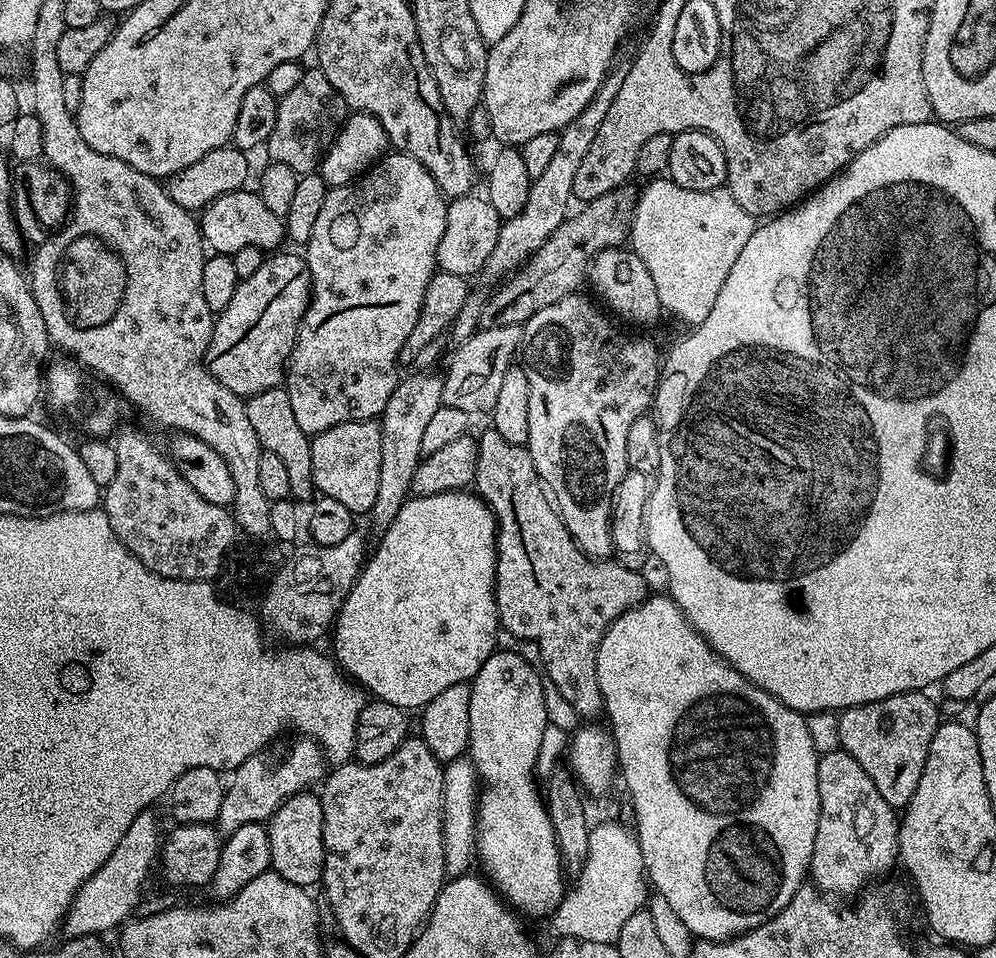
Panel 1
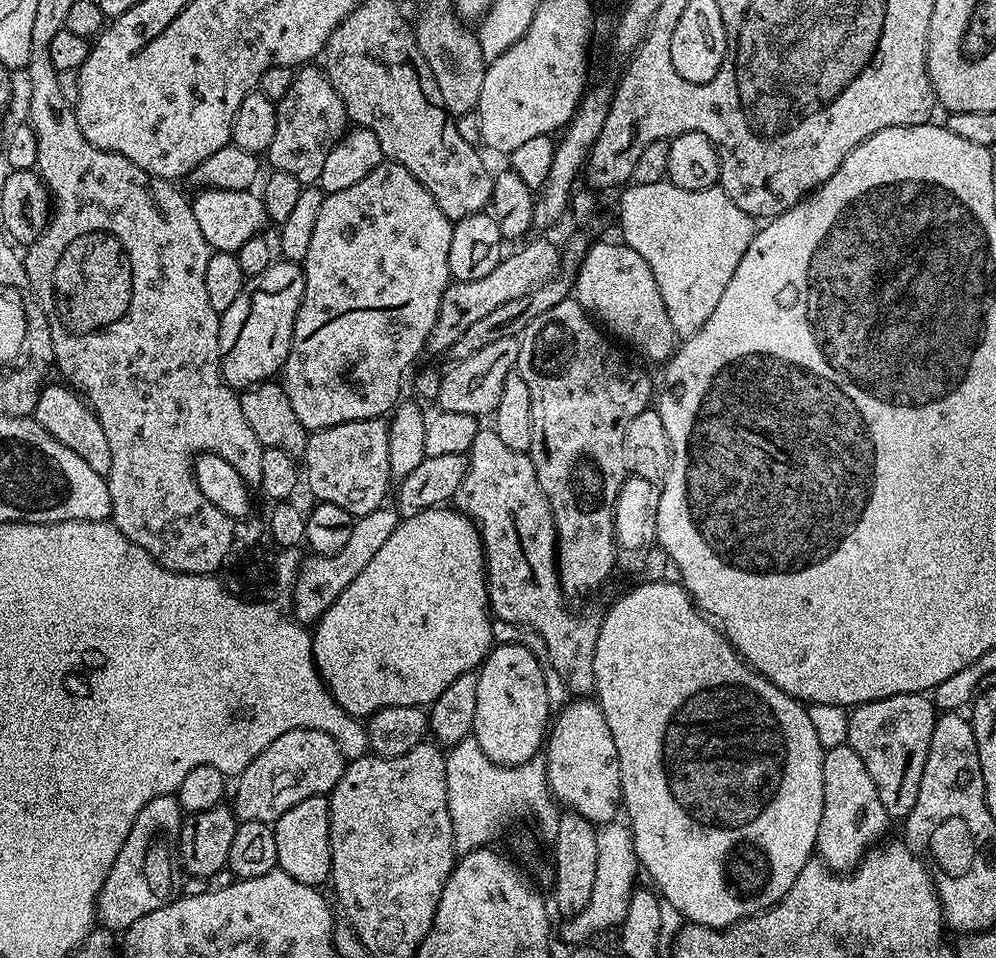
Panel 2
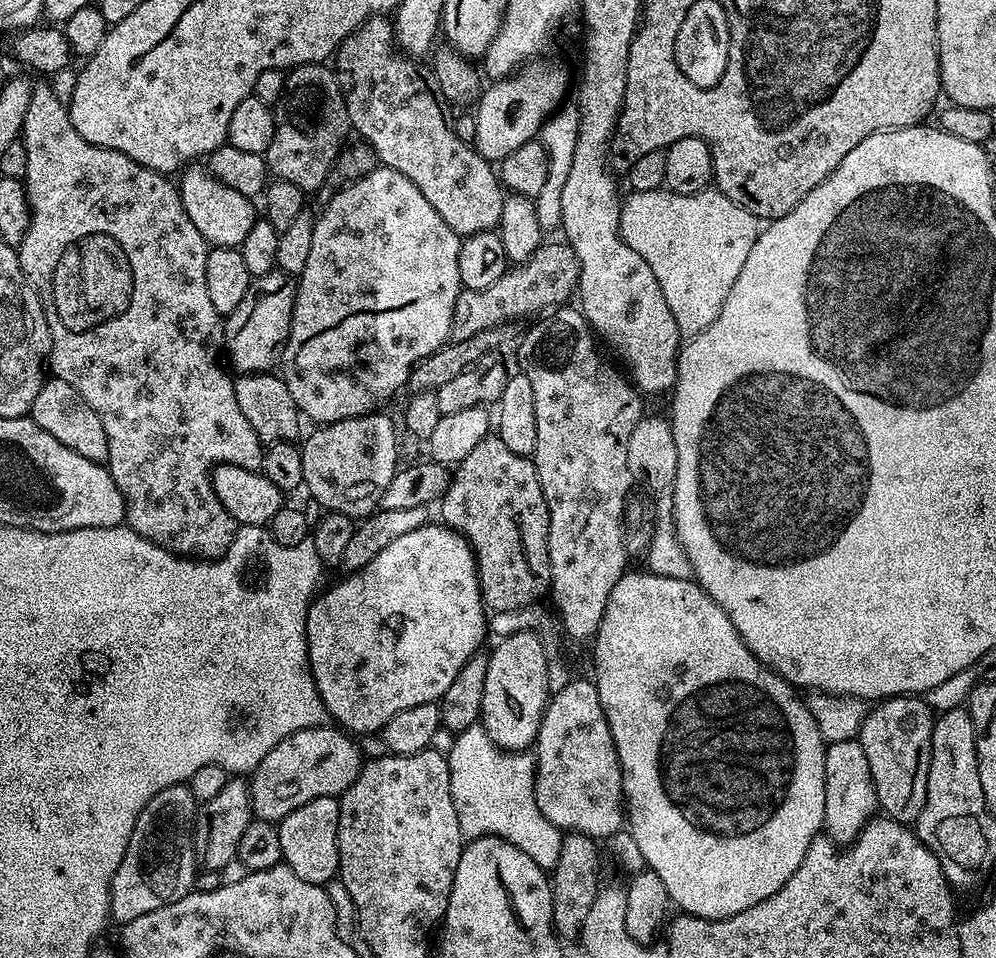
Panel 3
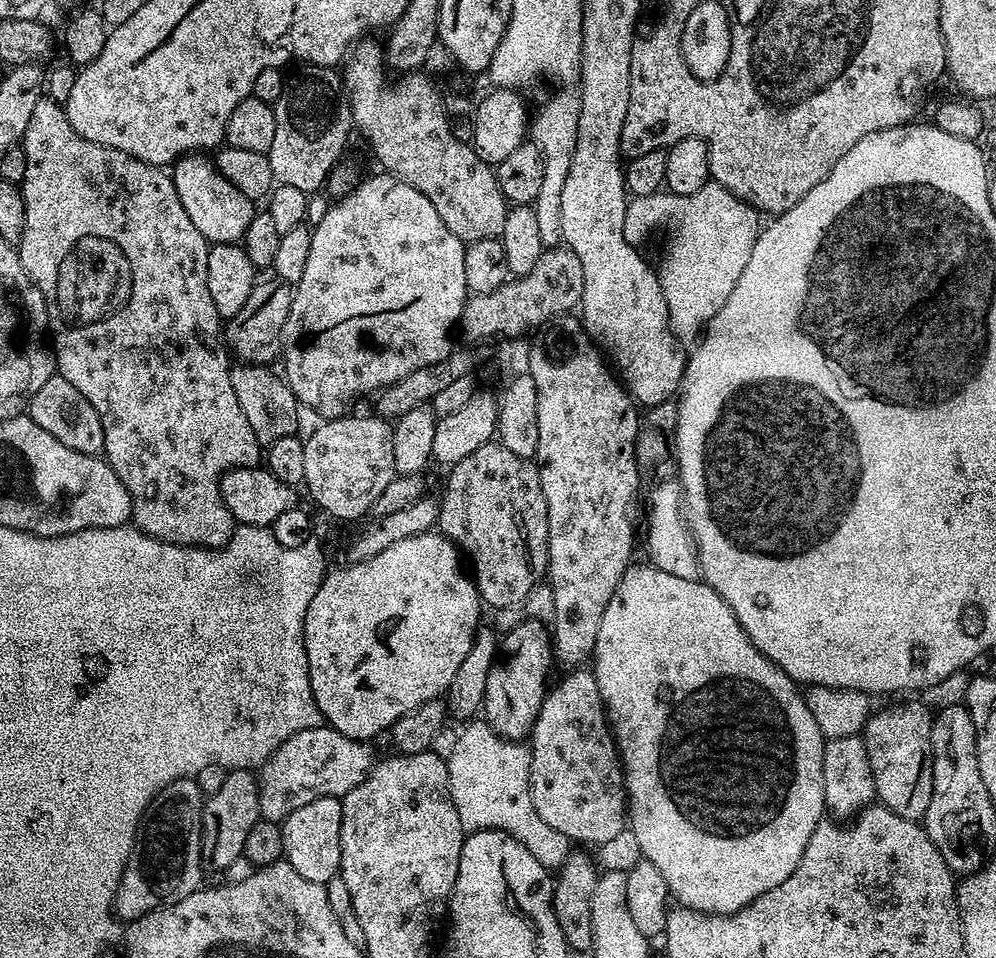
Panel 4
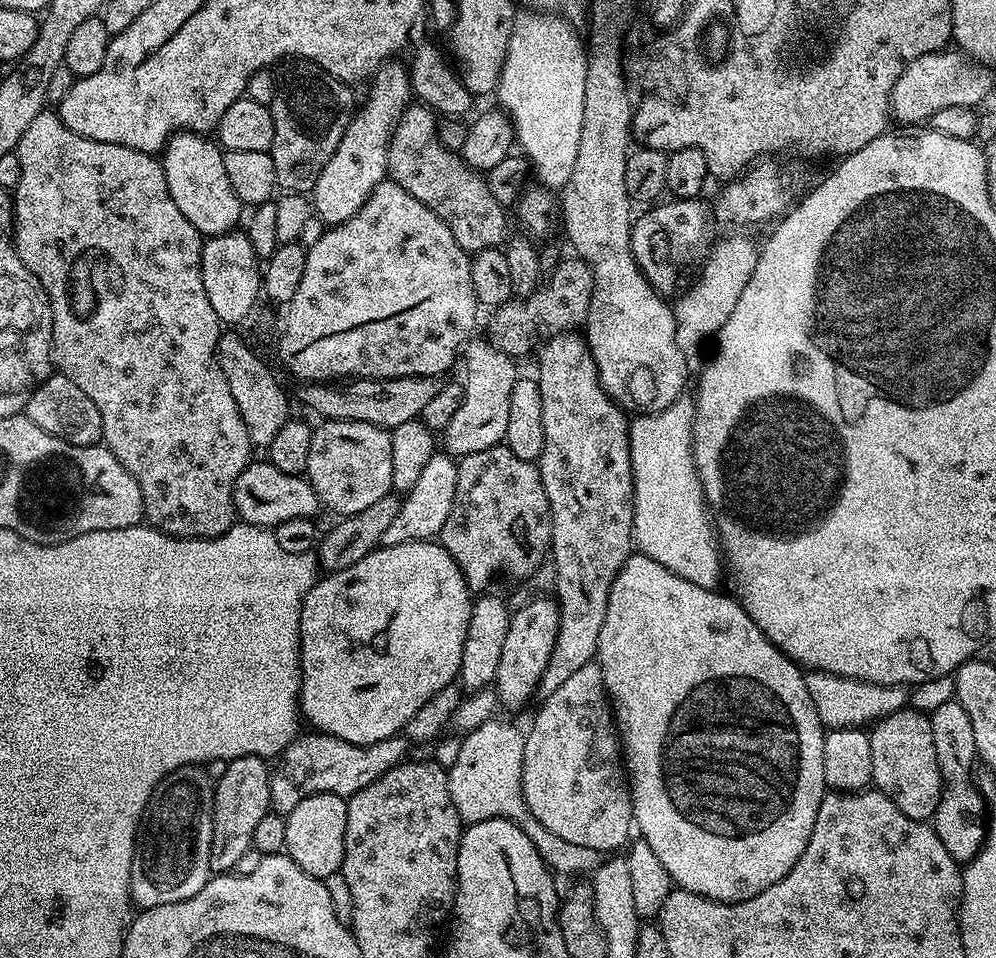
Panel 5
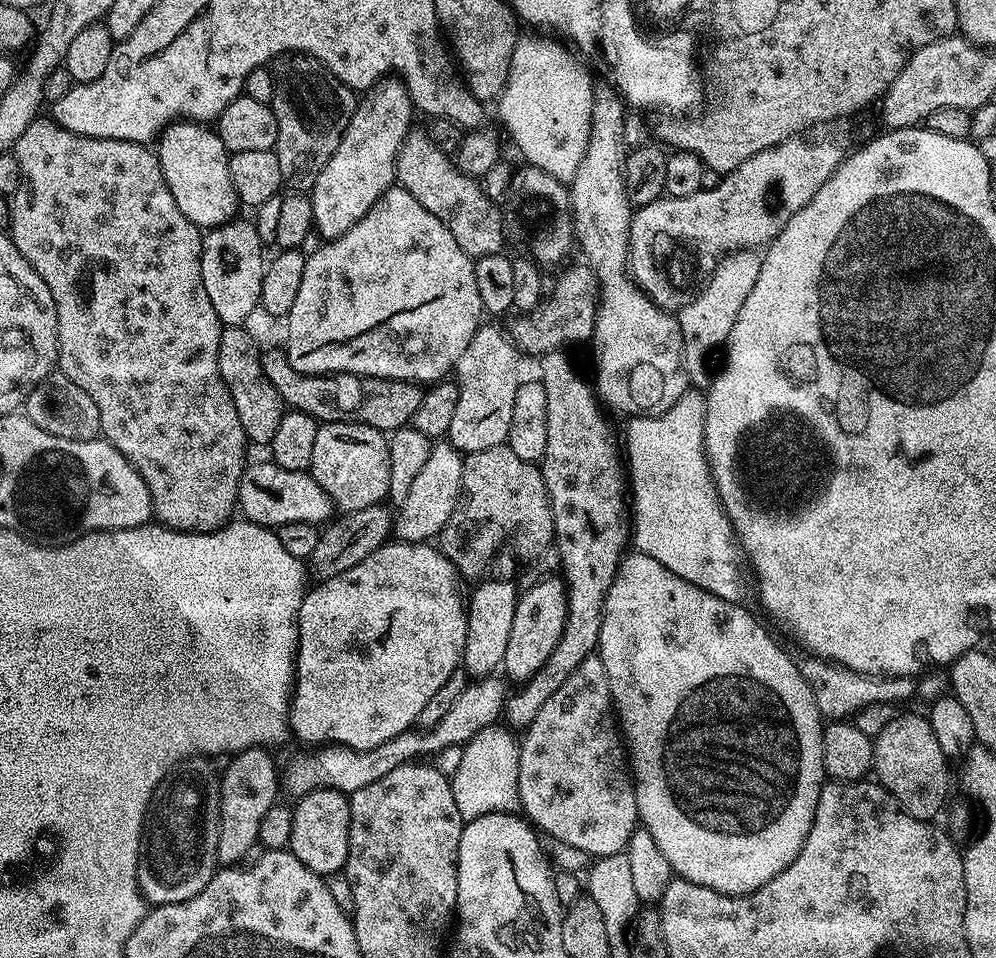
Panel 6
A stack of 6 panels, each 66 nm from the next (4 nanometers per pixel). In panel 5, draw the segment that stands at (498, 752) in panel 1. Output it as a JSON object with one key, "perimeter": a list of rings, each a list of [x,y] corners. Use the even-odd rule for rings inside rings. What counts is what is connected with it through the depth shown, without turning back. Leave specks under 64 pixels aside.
{"perimeter":[[[540,594],[529,600],[532,600],[529,604],[511,613],[508,622],[506,643],[502,645],[502,658],[498,662],[494,681],[496,698],[501,705],[524,704],[528,699],[533,699],[542,670],[546,670],[546,662],[550,662],[554,642],[558,638],[560,605],[548,594]]]}

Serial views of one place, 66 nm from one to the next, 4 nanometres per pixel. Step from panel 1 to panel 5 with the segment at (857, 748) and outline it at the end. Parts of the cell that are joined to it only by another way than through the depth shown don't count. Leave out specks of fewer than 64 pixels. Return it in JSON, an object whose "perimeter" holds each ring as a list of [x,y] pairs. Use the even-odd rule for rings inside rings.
{"perimeter":[[[905,706],[876,720],[870,728],[870,762],[872,784],[886,793],[902,814],[925,822],[935,817],[945,783],[940,779],[932,722],[925,713]]]}

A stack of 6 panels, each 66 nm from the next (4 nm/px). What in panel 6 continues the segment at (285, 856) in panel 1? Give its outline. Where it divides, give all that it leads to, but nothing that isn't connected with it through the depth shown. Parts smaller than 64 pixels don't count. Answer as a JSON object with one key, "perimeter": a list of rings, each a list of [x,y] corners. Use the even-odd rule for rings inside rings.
{"perimeter":[[[315,788],[295,801],[288,848],[310,870],[325,878],[339,873],[348,861],[350,846],[350,799],[333,788]]]}

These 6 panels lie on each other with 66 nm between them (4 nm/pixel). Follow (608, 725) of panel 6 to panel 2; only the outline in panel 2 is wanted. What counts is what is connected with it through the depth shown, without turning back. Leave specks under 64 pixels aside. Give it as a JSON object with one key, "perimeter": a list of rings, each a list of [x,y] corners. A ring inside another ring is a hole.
{"perimeter":[[[573,699],[555,713],[550,724],[550,731],[546,736],[546,755],[548,791],[557,805],[563,806],[569,812],[577,812],[582,818],[597,826],[611,824],[617,819],[616,811],[621,811],[622,808],[618,749],[614,747],[614,737],[610,734],[610,726],[606,726],[606,718],[595,699]]]}

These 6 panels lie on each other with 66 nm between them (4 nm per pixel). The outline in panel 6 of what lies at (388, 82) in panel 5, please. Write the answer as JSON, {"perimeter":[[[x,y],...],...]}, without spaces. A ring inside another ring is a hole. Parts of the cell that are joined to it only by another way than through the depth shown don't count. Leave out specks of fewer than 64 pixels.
{"perimeter":[[[398,78],[379,80],[357,99],[354,114],[338,142],[338,150],[334,150],[330,162],[322,166],[322,174],[318,174],[318,182],[314,182],[310,193],[314,210],[314,232],[317,237],[321,236],[321,241],[337,240],[346,234],[346,230],[357,224],[368,213],[370,206],[374,206],[374,202],[378,202],[378,198],[382,198],[382,194],[396,184],[396,160],[408,133],[413,131],[412,116],[414,117],[412,99]]]}

